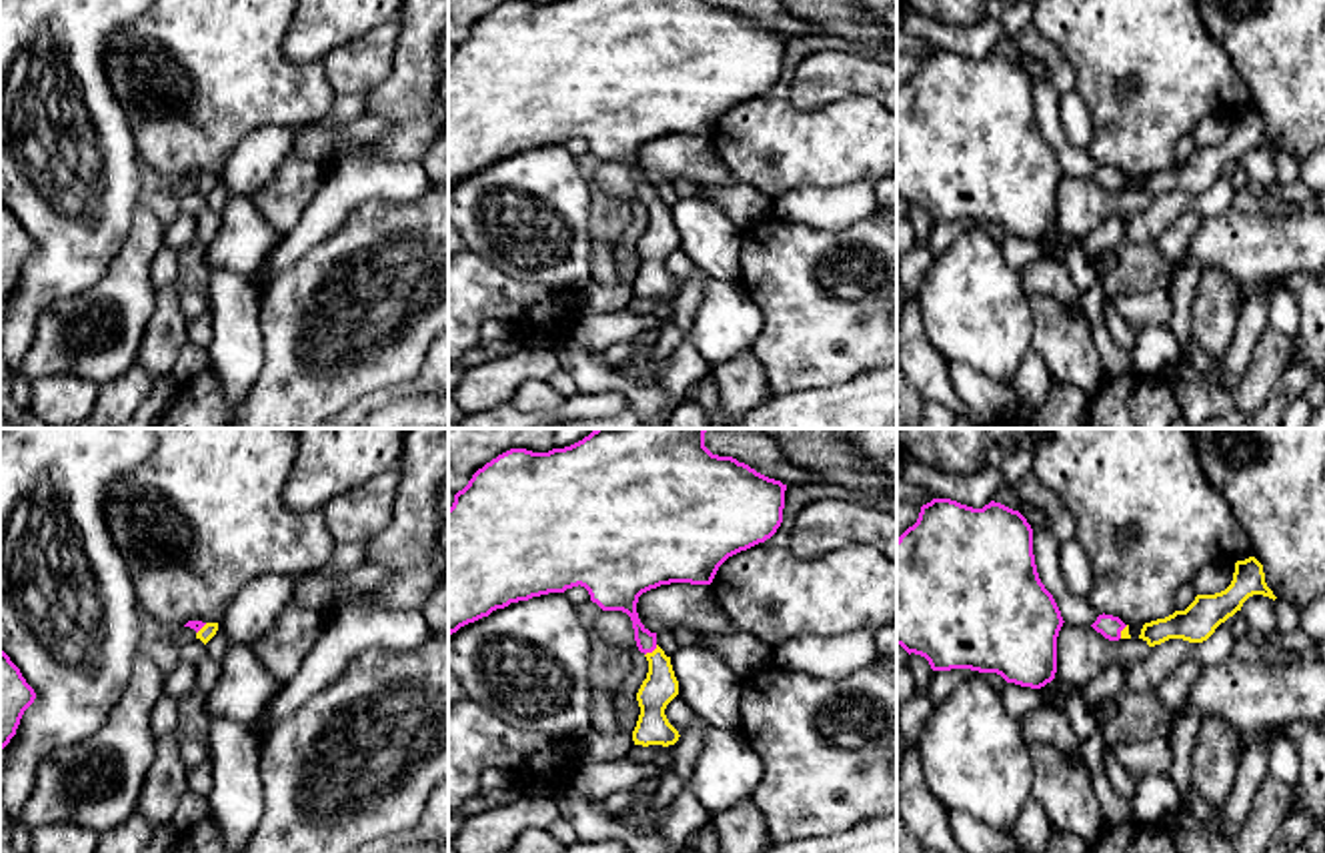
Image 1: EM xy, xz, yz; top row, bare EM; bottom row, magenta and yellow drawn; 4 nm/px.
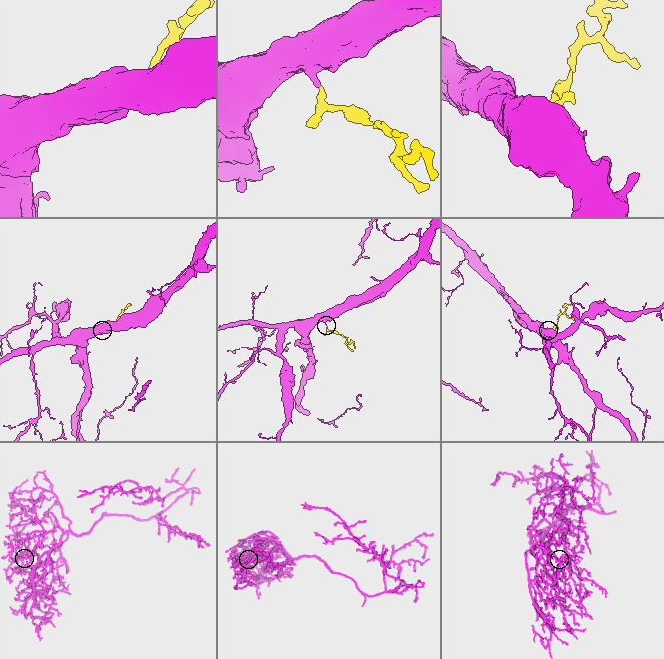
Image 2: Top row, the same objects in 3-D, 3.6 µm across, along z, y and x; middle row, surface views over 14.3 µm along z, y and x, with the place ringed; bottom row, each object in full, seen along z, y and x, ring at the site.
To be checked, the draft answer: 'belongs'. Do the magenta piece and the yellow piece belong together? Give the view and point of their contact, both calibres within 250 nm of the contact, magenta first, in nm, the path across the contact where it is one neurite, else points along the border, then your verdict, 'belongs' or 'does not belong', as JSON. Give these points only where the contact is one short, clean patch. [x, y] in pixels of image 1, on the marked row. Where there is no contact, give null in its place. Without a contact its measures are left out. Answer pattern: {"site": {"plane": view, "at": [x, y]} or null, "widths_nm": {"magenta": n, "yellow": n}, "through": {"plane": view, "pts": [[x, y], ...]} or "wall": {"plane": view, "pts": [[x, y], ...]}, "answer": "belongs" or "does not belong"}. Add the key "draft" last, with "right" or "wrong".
{"site": {"plane": "xz", "at": [651, 651]}, "widths_nm": {"magenta": 110, "yellow": 140}, "through": {"plane": "xz", "pts": [[625, 595], [651, 651], [659, 663], [659, 687]]}, "answer": "belongs", "draft": "right"}

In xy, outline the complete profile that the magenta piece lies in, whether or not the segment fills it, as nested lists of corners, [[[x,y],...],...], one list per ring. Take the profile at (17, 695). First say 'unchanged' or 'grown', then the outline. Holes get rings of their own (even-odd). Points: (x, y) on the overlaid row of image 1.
unchanged; [[[0,649],[0,751],[16,735],[24,711],[34,703],[36,693],[20,669]]]

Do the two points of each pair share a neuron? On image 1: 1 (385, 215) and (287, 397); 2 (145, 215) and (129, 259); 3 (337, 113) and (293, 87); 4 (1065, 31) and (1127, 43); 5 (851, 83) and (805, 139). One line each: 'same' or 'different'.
1: same
2: same
3: different
4: same
5: different

